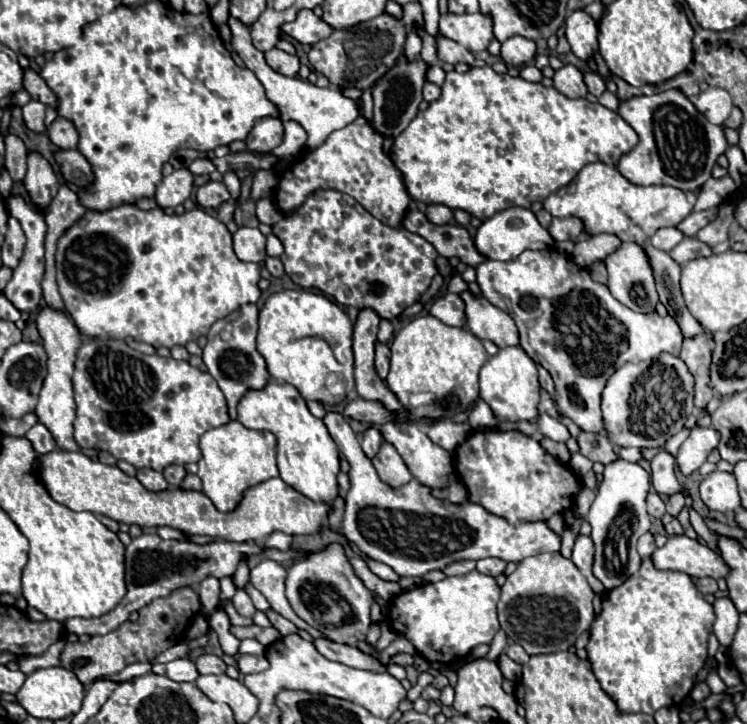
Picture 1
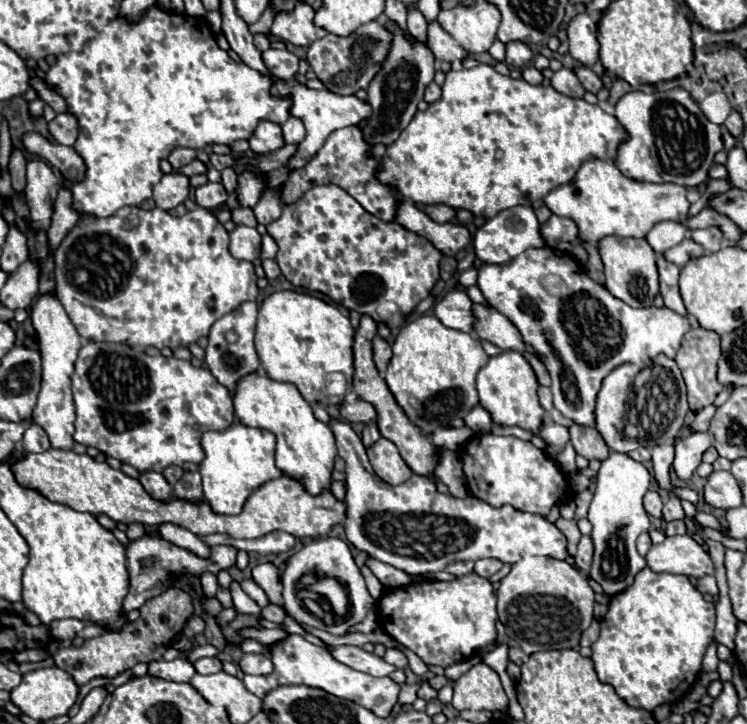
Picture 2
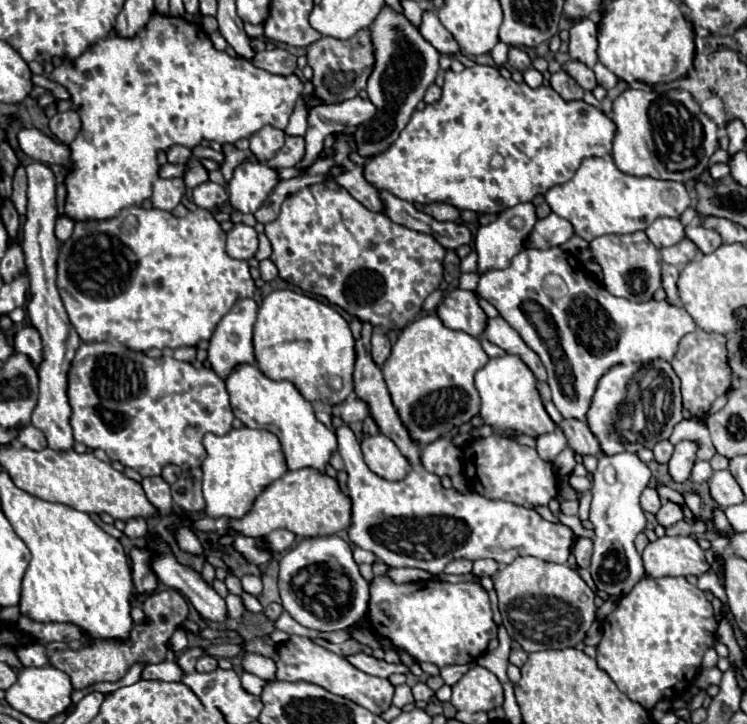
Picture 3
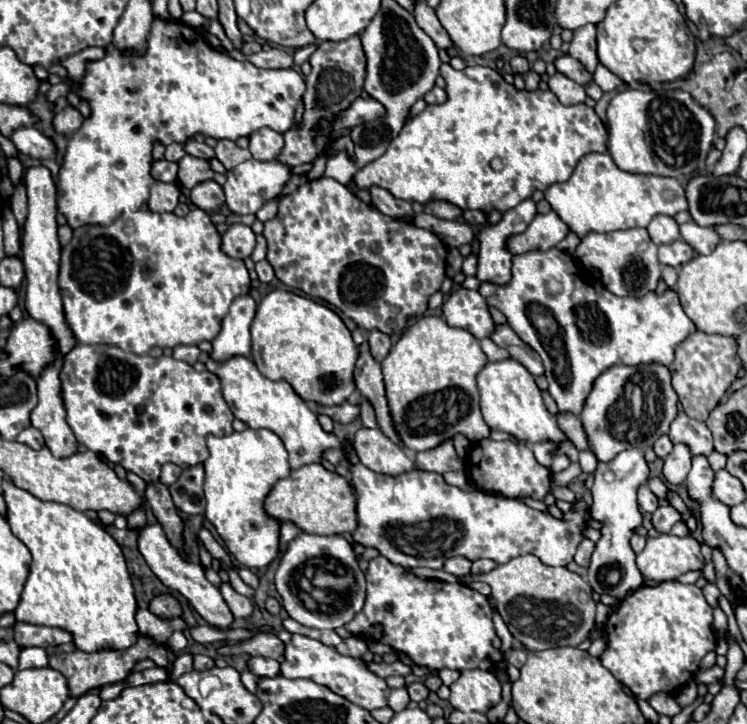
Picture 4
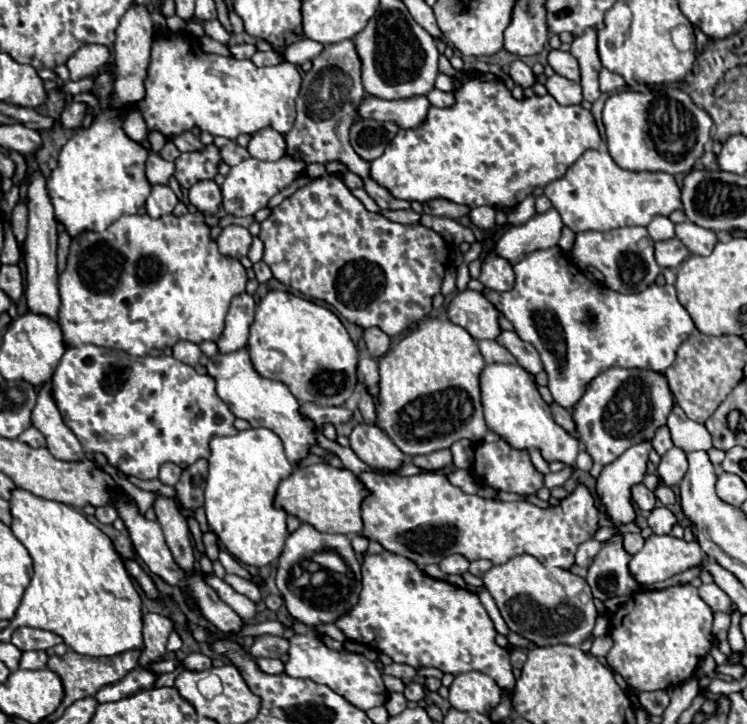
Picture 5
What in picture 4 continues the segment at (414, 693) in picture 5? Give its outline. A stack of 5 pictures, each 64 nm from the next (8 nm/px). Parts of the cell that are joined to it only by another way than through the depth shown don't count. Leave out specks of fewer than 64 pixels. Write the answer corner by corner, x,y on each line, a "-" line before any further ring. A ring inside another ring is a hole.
414,682
414,684
408,686
408,694
410,694
410,698
412,698
414,702
422,702
422,700
428,698
430,690
428,690
422,682

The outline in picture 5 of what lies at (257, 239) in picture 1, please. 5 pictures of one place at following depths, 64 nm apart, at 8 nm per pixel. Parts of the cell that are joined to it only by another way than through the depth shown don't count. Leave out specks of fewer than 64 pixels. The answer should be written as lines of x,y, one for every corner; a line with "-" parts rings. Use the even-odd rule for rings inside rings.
226,226
216,242
218,242
218,248
224,256
242,258
250,250
252,234
244,226

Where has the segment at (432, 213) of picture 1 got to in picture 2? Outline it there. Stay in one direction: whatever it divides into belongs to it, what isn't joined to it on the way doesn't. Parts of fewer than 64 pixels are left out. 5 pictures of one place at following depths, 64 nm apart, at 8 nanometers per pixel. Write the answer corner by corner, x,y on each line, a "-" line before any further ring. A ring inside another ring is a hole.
446,204
426,206
424,212
426,212
432,220
436,220
436,222
450,222
450,220
454,220
454,216
456,216
454,208
450,208
450,206
446,206

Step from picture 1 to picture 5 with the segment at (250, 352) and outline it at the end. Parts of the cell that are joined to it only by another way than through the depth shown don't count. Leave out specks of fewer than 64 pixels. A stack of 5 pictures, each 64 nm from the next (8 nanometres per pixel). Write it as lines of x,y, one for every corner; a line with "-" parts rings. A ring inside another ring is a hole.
246,292
238,294
232,300
228,316
226,316
224,332
216,340
220,354
228,354
228,352
236,352
240,348
246,348
246,344
248,344
248,328
250,328
250,324
254,320
254,310
256,310
256,302

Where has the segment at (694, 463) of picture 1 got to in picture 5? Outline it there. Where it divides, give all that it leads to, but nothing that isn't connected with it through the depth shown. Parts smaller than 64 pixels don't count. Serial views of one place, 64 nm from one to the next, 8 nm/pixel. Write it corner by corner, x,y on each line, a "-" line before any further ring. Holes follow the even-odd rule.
678,446
668,450
658,464
658,474
666,486
680,484
686,470
688,470
688,458
686,458
686,452

